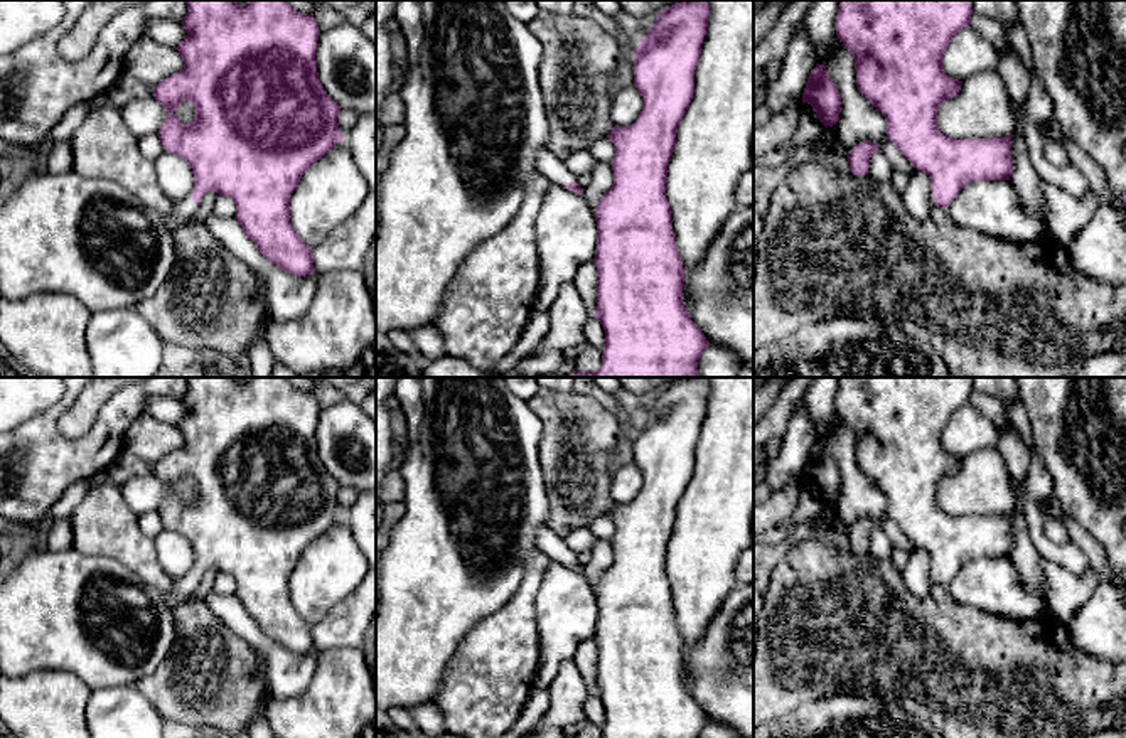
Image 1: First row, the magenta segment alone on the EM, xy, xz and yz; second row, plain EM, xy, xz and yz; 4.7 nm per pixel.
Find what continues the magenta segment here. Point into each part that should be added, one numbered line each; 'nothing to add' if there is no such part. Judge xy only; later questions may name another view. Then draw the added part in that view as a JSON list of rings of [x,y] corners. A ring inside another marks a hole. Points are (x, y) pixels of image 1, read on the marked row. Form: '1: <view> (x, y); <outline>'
1: xy (181, 208); [[[170,197],[170,219],[172,224],[179,224],[179,222],[185,222],[187,219],[190,219],[194,216],[194,212],[197,211],[197,204],[192,201],[192,197]]]

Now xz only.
1: xz (553, 169); [[[543,147],[538,152],[536,172],[541,174],[550,184],[576,182],[576,177],[566,170],[565,162],[556,158],[548,147]]]

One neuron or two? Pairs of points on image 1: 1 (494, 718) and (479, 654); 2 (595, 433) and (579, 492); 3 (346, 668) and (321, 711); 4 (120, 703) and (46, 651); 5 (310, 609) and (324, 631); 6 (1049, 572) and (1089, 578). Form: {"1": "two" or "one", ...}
{"1": "one", "2": "one", "3": "one", "4": "two", "5": "two", "6": "one"}

